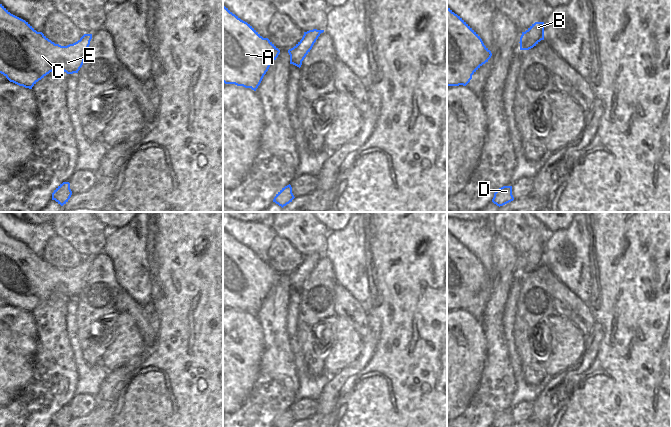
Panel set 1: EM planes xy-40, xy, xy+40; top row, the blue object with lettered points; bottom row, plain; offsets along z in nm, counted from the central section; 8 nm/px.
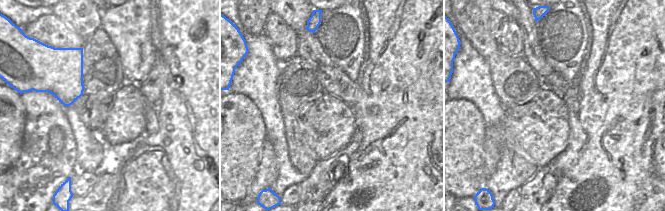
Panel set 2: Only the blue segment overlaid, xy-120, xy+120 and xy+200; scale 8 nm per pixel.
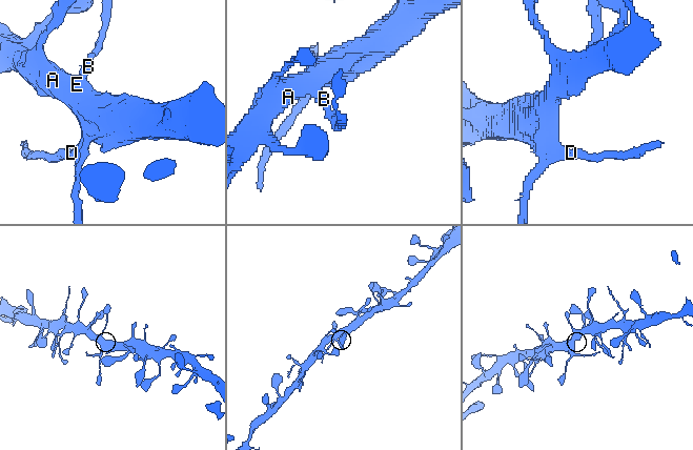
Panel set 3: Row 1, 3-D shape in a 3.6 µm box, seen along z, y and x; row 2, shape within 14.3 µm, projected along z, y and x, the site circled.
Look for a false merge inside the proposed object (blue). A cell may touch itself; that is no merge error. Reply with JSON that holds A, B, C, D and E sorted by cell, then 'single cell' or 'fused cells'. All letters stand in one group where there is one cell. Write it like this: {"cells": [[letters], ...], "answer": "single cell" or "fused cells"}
{"cells": [["A", "B", "C", "D", "E"]], "answer": "single cell"}

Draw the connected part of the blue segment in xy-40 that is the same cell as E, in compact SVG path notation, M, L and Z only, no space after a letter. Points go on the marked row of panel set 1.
M0 4L0 73L19 86L32 89L53 70L78 73L91 39L84 34L73 44L55 44Z

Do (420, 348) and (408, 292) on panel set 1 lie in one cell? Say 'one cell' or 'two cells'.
one cell

